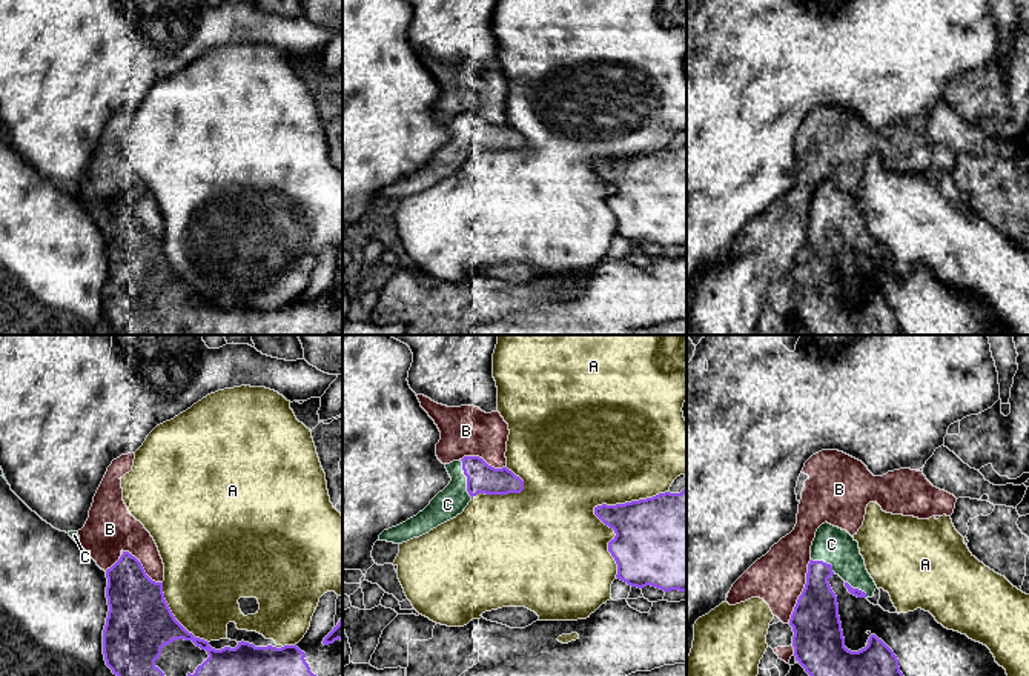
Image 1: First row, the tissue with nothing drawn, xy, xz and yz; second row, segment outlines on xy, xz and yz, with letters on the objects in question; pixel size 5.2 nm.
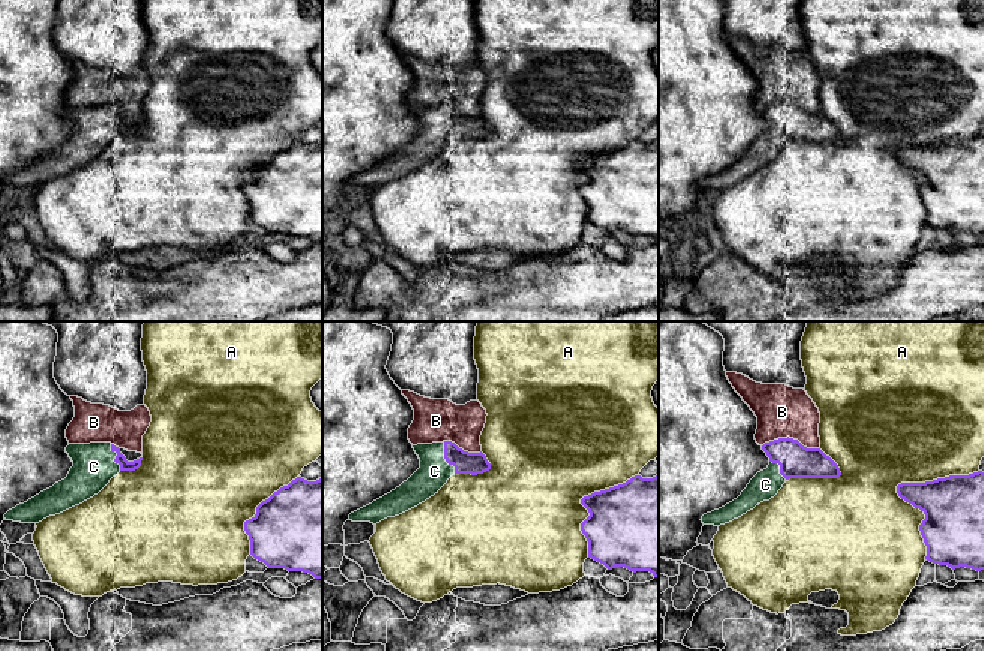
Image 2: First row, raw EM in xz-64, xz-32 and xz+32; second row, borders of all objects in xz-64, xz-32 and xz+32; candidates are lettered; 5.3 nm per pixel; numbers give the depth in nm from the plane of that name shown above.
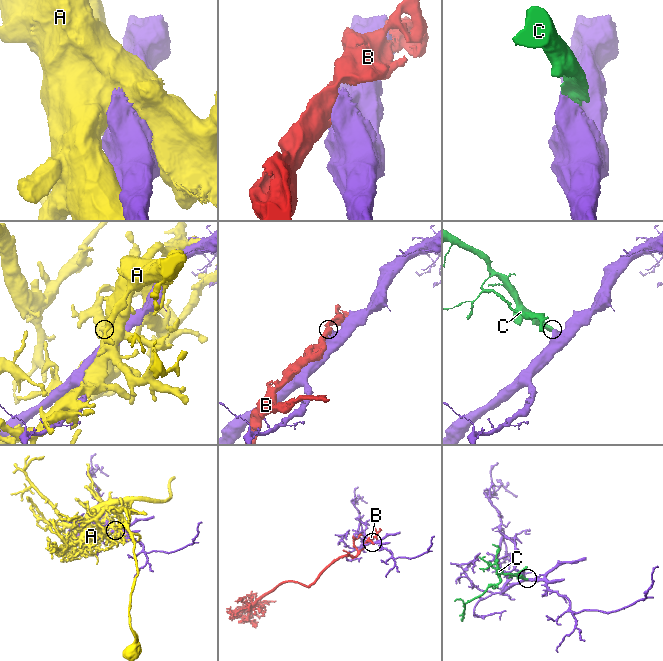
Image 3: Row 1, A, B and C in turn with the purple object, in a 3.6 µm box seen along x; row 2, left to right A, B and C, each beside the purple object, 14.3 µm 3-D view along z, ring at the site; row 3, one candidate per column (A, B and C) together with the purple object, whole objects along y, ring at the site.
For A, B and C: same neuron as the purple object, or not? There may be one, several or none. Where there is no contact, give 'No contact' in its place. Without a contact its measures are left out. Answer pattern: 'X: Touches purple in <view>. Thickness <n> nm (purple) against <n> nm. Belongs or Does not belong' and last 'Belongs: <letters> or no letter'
A: Touches purple in xz. Thickness 260 nm (purple) against 480 nm. Does not belong
B: Touches purple in yz. Thickness 260 nm (purple) against 280 nm. Does not belong
C: Touches purple in xz. Thickness 160 nm (purple) against 160 nm. Belongs
Belongs: C

